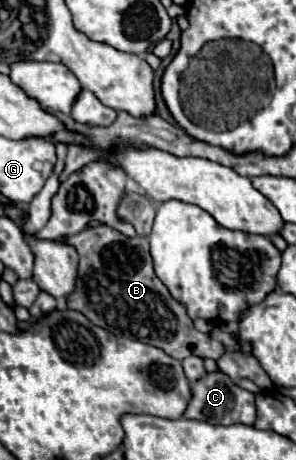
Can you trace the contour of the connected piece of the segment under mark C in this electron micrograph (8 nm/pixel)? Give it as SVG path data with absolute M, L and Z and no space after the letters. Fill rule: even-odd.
M215 372L215 374L205 374L205 378L197 380L191 384L191 404L185 412L185 418L189 420L201 420L201 422L209 422L209 424L223 424L229 420L229 424L247 424L251 426L255 422L255 396L239 386L235 386L235 382L223 374L223 372Z

